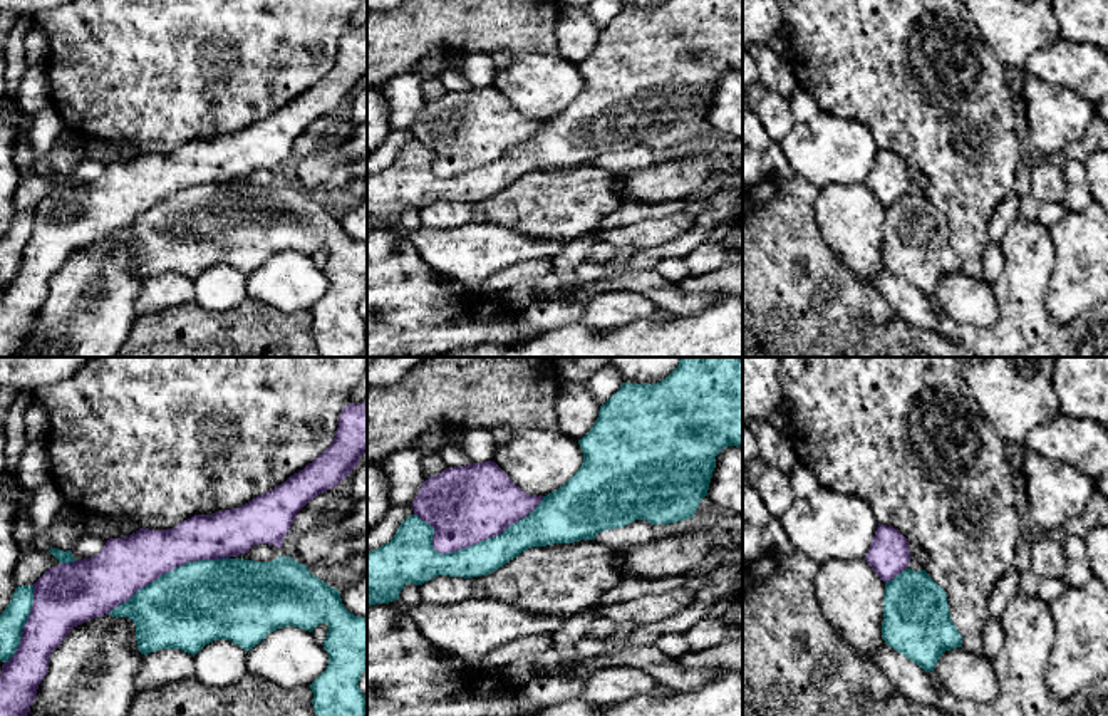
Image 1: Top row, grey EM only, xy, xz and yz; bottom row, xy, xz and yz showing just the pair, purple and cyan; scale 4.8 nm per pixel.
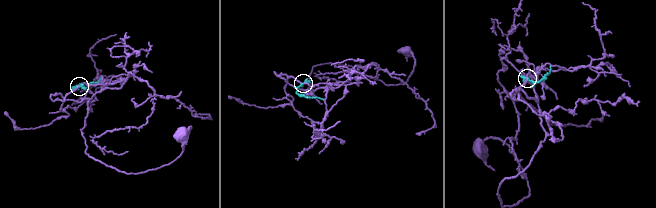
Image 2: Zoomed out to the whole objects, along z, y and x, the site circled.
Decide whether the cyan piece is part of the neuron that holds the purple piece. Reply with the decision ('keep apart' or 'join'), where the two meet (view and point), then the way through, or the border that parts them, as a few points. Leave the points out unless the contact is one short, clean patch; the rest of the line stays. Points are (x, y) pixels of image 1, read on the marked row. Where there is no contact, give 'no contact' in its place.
join; contact xz (470, 545)

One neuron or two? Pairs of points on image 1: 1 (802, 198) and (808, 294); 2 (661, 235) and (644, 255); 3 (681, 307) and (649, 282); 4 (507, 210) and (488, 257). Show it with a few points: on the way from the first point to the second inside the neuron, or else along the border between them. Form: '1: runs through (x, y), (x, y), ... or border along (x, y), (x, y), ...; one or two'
1: runs through (802, 222), (802, 270); one
2: border along (686, 230), (639, 250); two
3: runs through (673, 300), (657, 290); one
4: border along (460, 227), (468, 223), (497, 223), (538, 237); two

